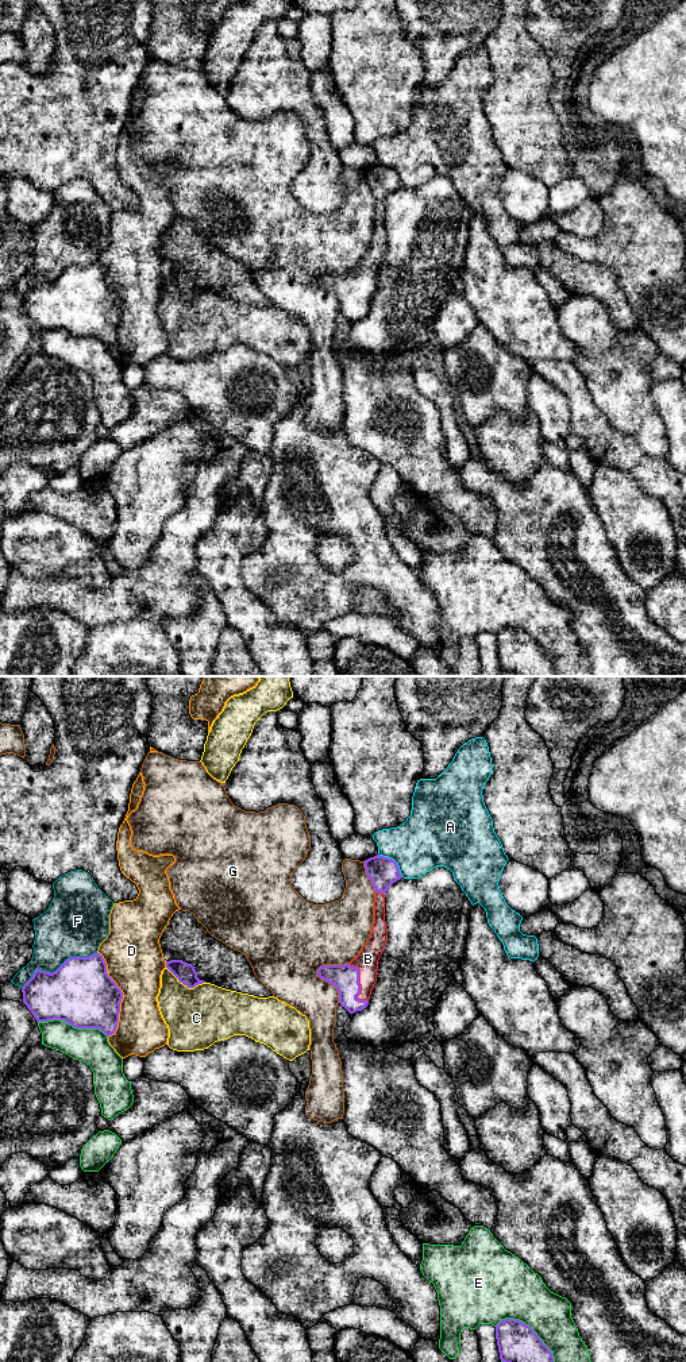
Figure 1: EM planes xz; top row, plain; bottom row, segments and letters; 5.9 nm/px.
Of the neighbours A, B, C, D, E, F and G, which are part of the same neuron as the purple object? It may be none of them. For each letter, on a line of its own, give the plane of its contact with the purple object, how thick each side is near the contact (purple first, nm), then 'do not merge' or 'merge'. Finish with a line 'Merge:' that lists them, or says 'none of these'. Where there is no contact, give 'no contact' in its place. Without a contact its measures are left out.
A: meets purple in xz; 180 nm thick on the purple side, 340 nm on the other; do not merge
B: meets purple in xz; 160 nm thick on the purple side, 130 nm on the other; merge
C: meets purple in xz; 120 nm thick on the purple side, 360 nm on the other; do not merge
D: meets purple in xz; 380 nm thick on the purple side, 340 nm on the other; do not merge
E: meets purple in xz; 380 nm thick on the purple side, 200 nm on the other; do not merge
F: meets purple in xz; 380 nm thick on the purple side, 340 nm on the other; do not merge
G: meets purple in xz; 160 nm thick on the purple side, 340 nm on the other; do not merge
Merge: B

